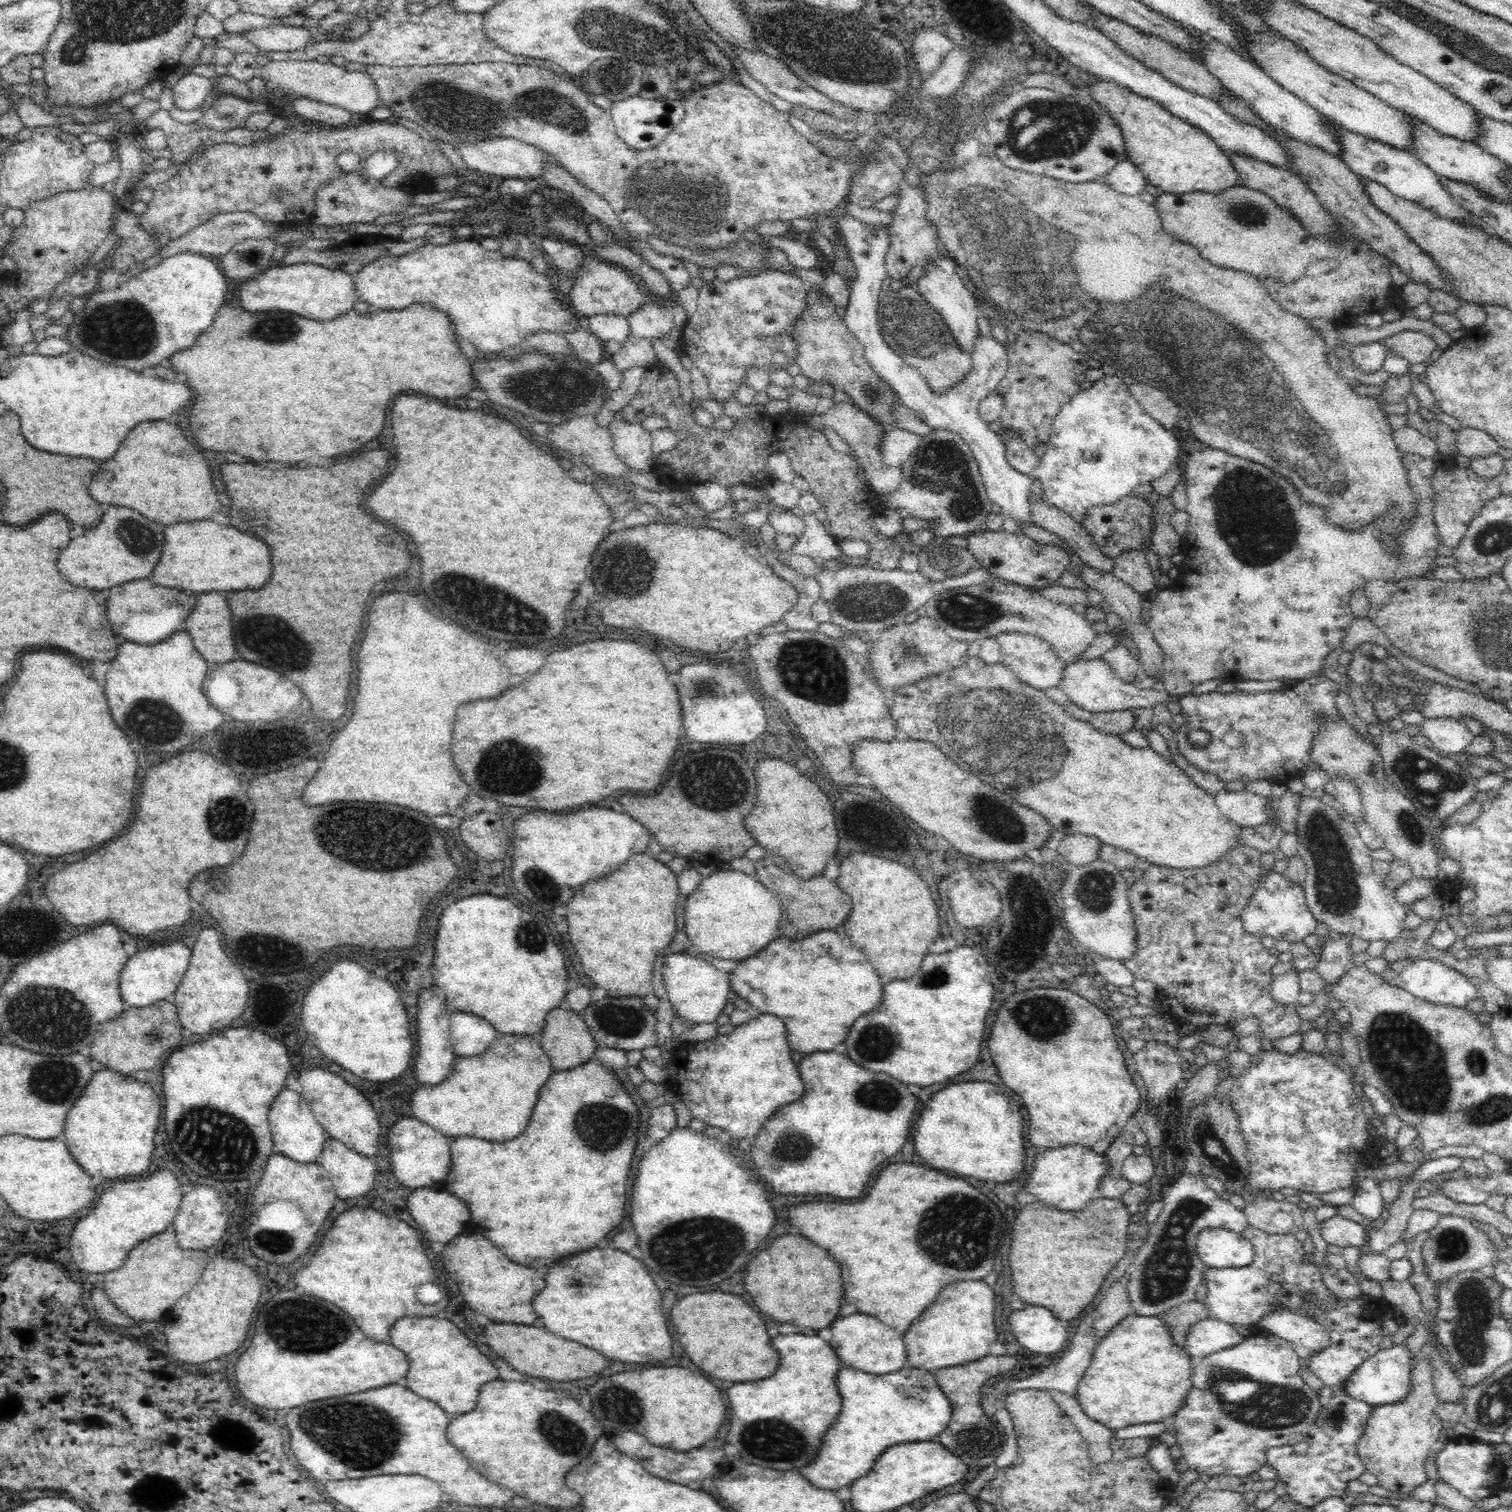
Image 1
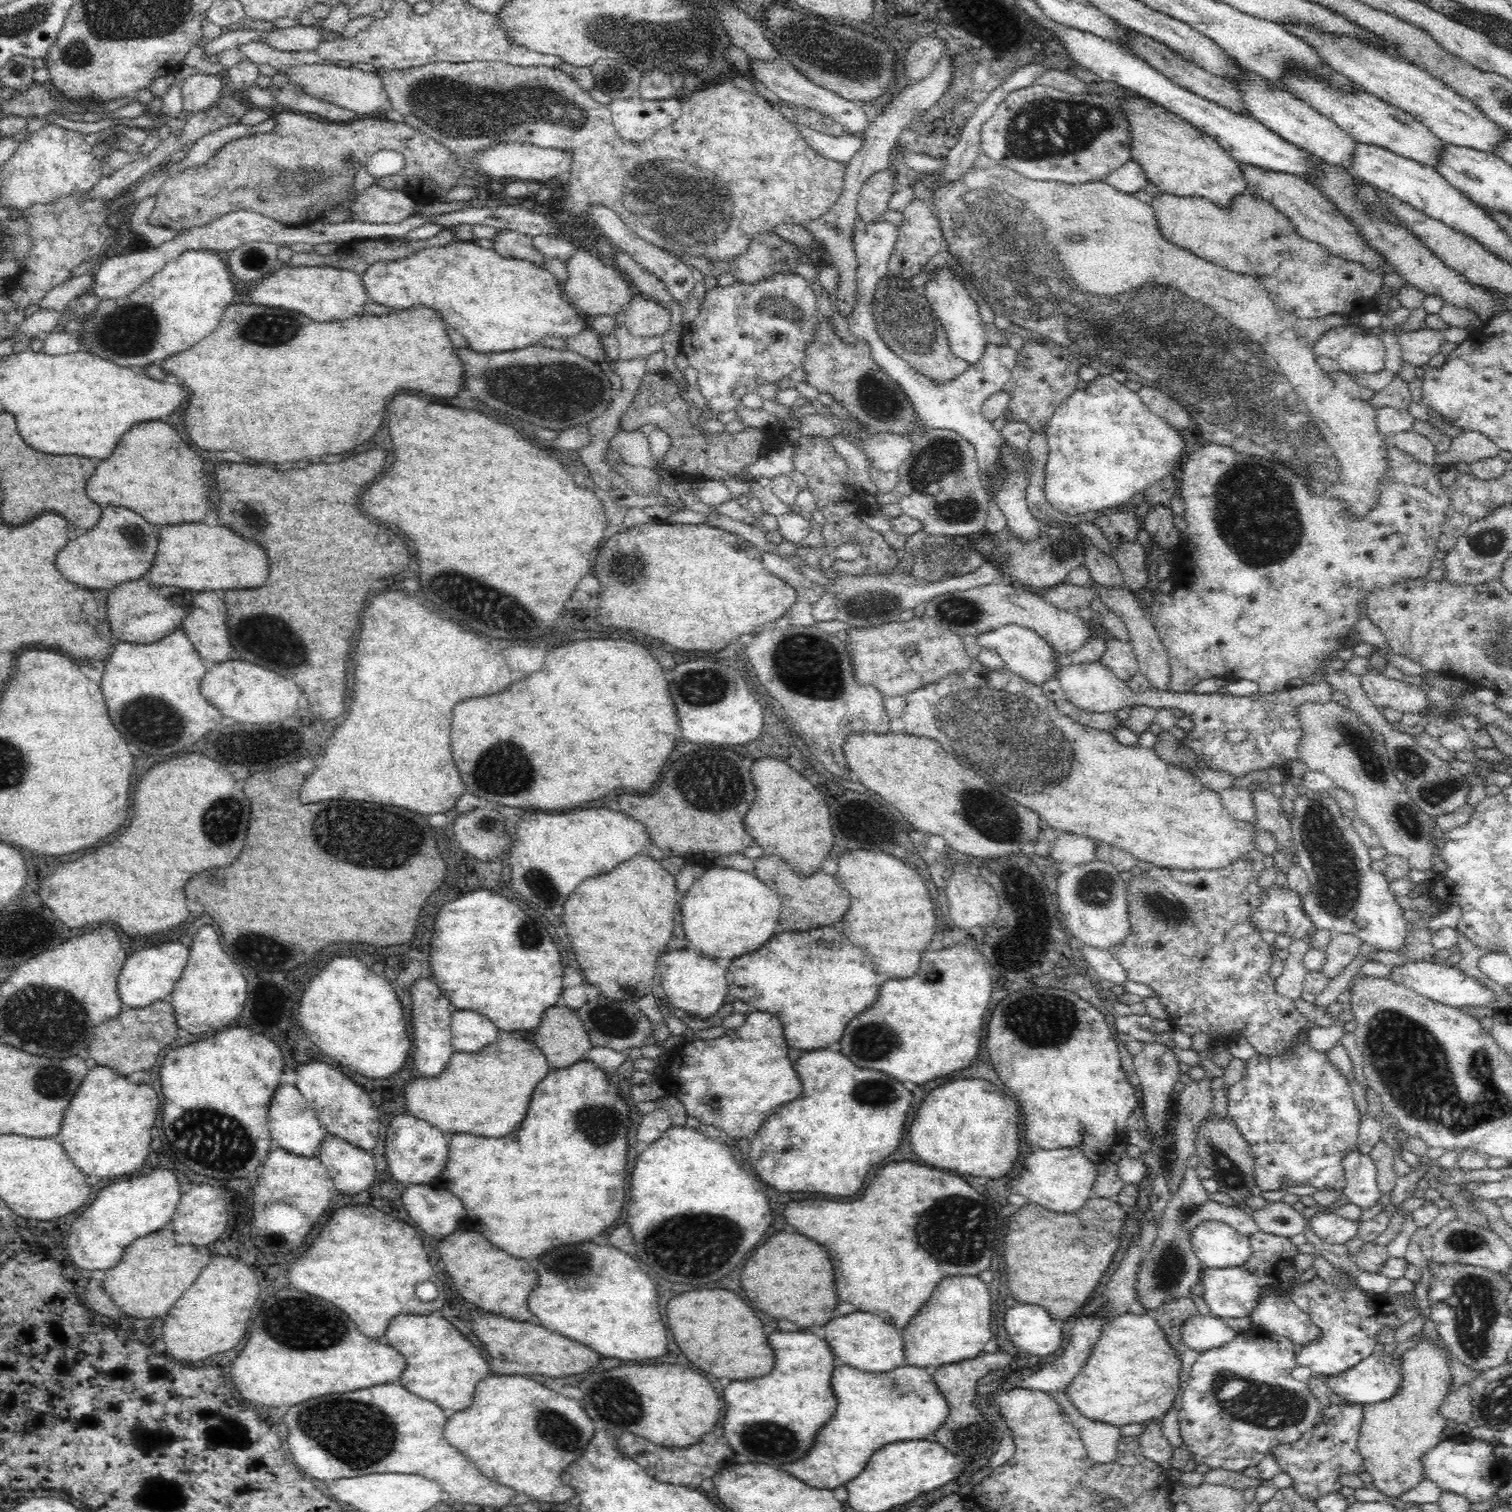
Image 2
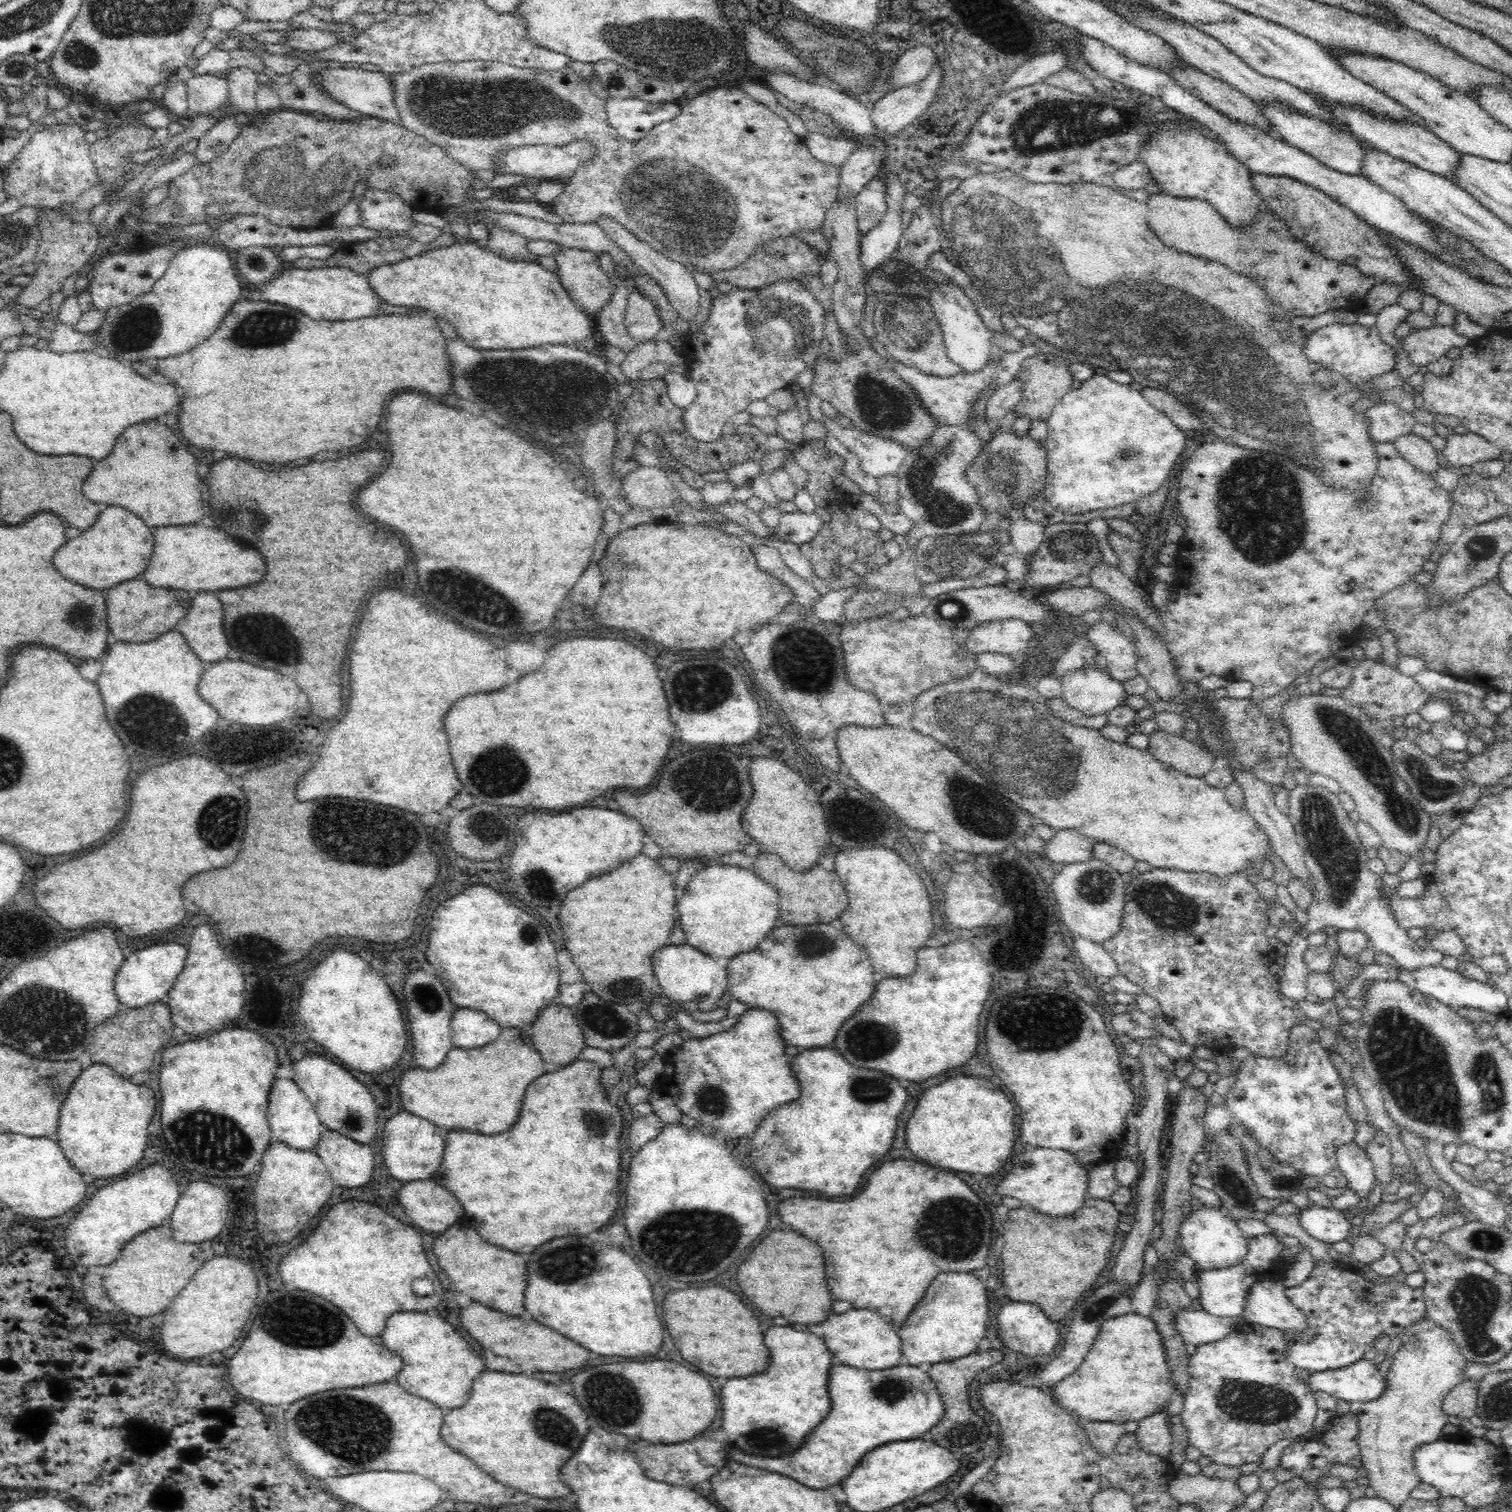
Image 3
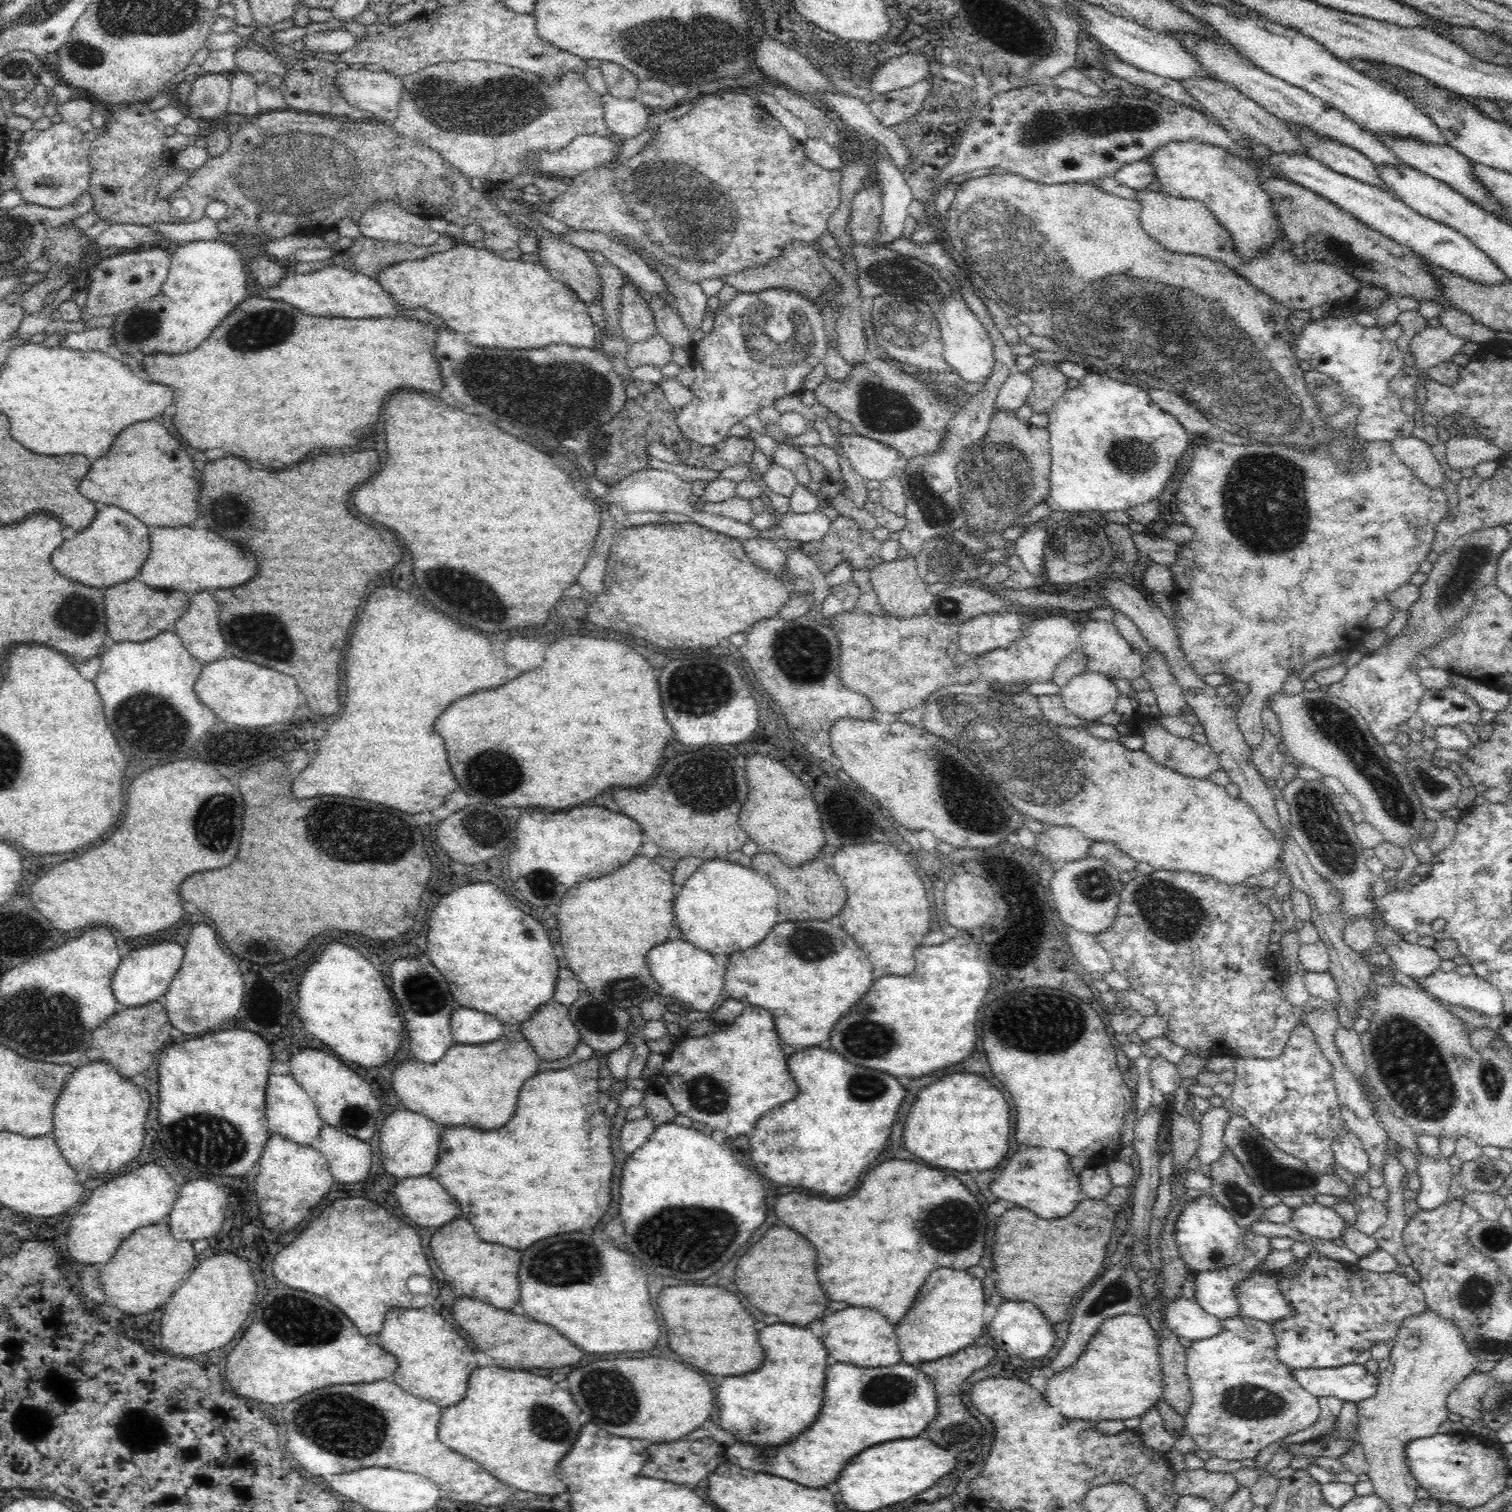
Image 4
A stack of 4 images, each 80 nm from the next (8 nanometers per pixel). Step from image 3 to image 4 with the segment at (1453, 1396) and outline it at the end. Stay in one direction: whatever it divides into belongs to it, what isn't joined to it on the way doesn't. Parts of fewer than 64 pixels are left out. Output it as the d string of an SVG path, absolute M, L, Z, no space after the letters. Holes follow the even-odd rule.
M1472 1372L1450 1392L1446 1400L1449 1412L1470 1418L1476 1423L1482 1422L1482 1397L1492 1382L1488 1373Z

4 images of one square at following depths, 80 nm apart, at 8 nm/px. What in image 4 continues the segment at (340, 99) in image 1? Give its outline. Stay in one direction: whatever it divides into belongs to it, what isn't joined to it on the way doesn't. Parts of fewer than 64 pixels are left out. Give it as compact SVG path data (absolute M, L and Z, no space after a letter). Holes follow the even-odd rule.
M367 69L339 70L336 83L348 104L373 114L374 119L391 122L398 116L404 96L401 77L388 71L371 72Z

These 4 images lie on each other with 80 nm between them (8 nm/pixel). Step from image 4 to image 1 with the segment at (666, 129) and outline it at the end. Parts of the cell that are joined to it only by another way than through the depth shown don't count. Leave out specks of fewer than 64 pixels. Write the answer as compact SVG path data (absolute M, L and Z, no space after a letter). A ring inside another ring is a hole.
M502 61L466 63L466 64L432 64L430 66L415 67L385 67L379 64L368 65L366 72L374 79L380 102L383 106L392 110L397 116L407 118L414 123L414 127L425 133L431 139L441 140L457 147L462 143L473 143L496 137L513 138L526 144L533 144L536 148L551 154L560 165L568 172L572 173L573 178L580 182L580 185L586 191L594 191L608 201L612 210L619 216L621 224L628 232L641 238L648 238L650 235L658 237L668 243L676 244L680 247L690 249L727 249L732 243L741 239L743 232L754 231L758 223L772 222L781 220L799 219L802 217L818 216L828 213L834 209L844 196L850 191L850 174L852 167L840 158L828 156L816 148L804 135L800 134L789 121L789 115L776 109L768 102L764 102L754 94L754 92L743 85L732 83L731 81L714 82L707 86L697 87L690 95L681 98L684 105L684 116L682 120L666 136L662 142L654 144L652 148L646 150L636 150L630 148L618 135L615 129L611 110L604 110L597 104L590 101L589 94L582 92L579 87L568 79L560 76L546 67L538 65L516 65L514 63L505 63Z

